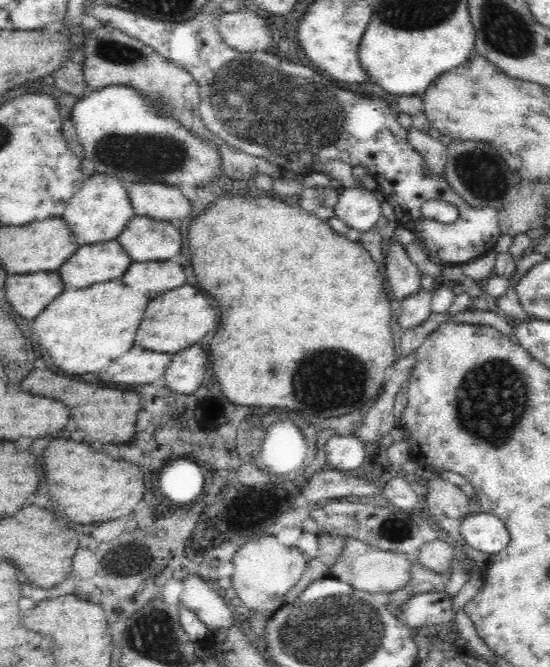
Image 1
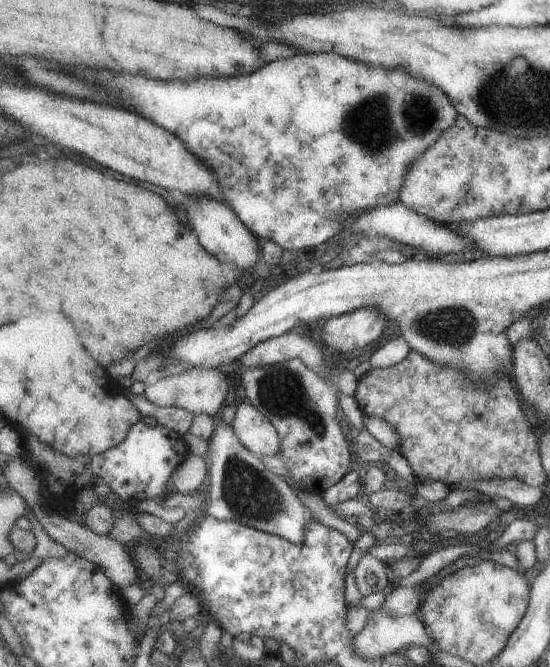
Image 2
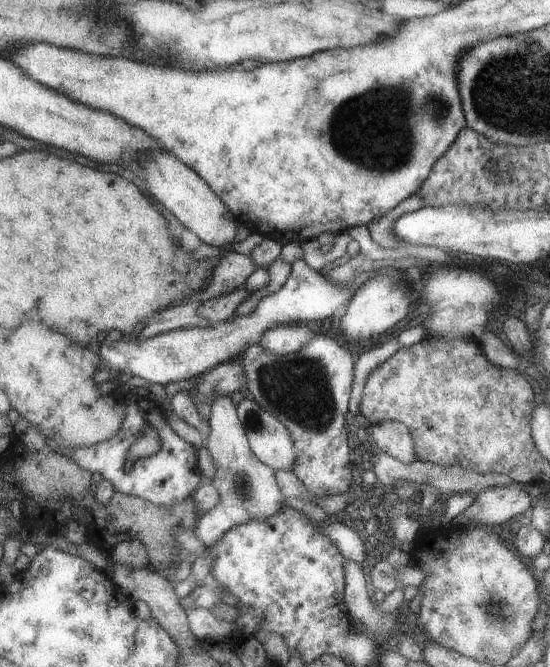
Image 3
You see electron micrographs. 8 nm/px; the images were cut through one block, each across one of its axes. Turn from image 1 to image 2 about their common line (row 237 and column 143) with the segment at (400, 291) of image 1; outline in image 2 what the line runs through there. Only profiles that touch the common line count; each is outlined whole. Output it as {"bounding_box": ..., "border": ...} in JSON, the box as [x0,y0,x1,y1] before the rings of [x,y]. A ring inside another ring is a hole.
{"bounding_box":[143,367,228,416],"border":[[[198,367],[187,368],[187,370],[175,371],[172,375],[157,380],[154,384],[145,386],[143,396],[155,406],[175,407],[187,410],[189,414],[198,415],[205,413],[214,416],[216,409],[225,400],[228,385],[227,374],[214,368],[214,370],[201,370]]]}

